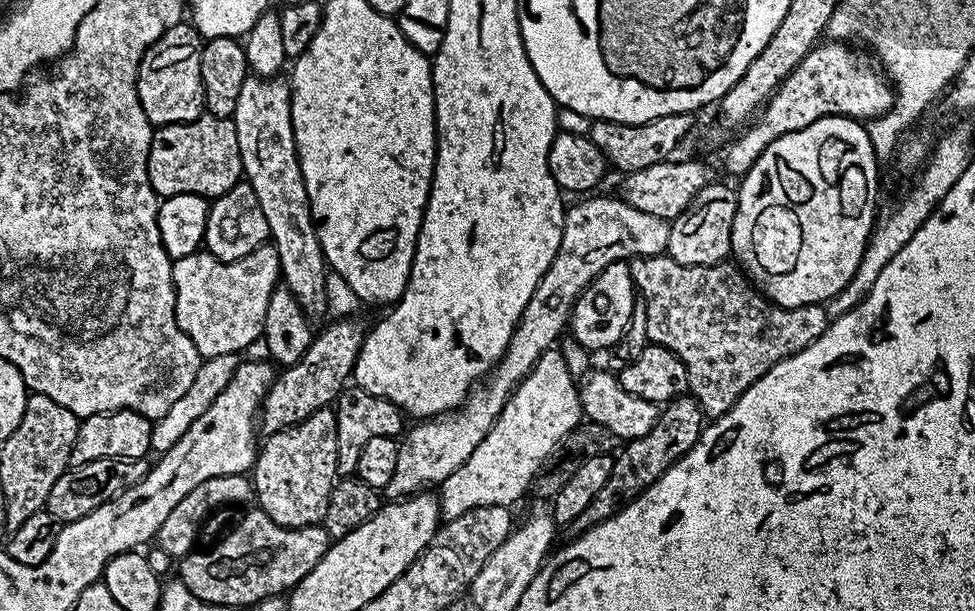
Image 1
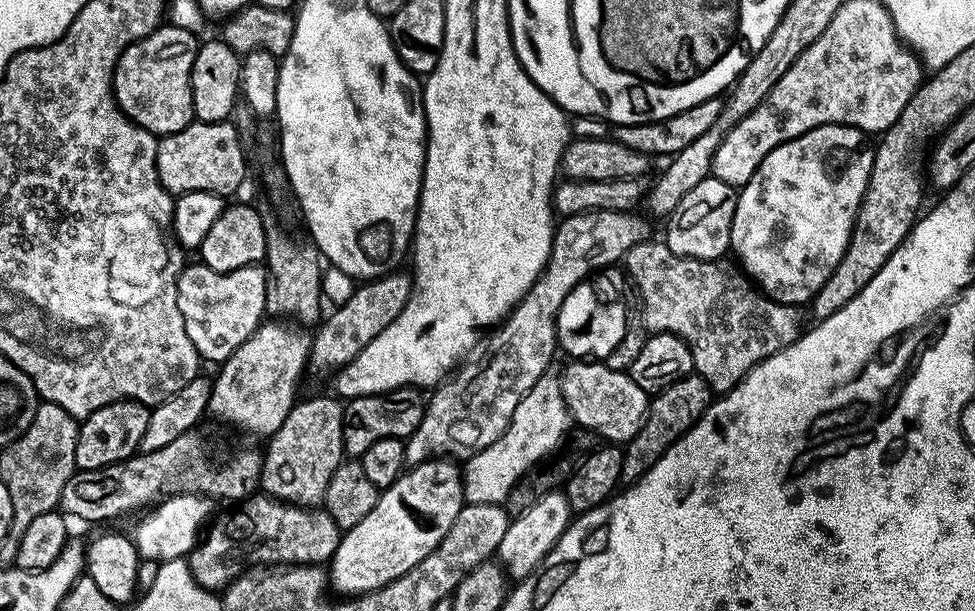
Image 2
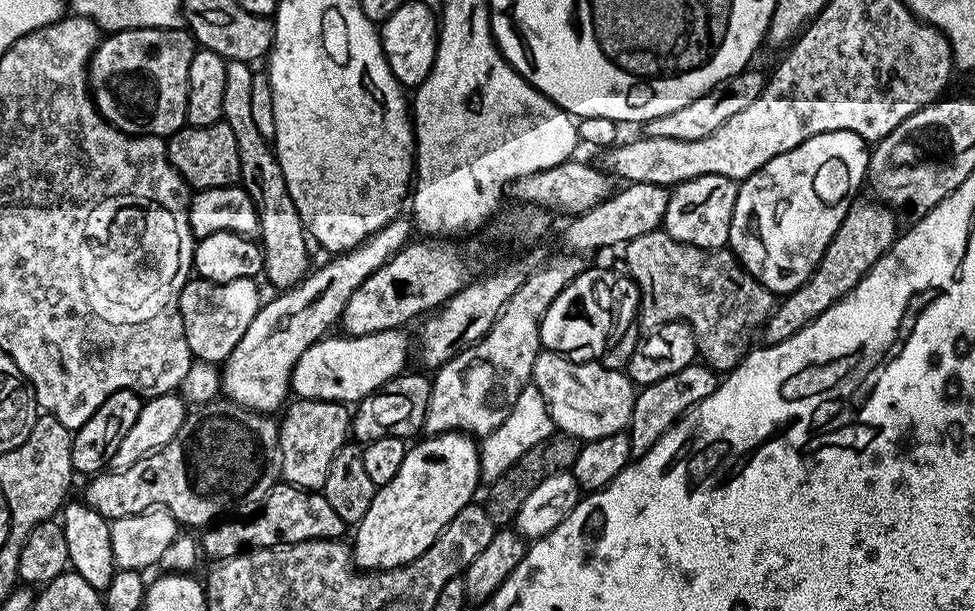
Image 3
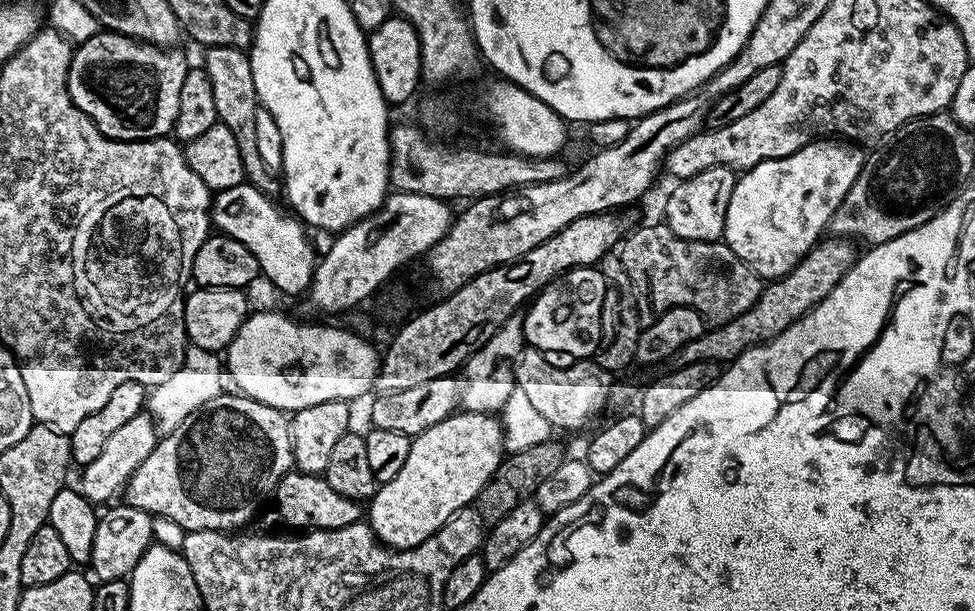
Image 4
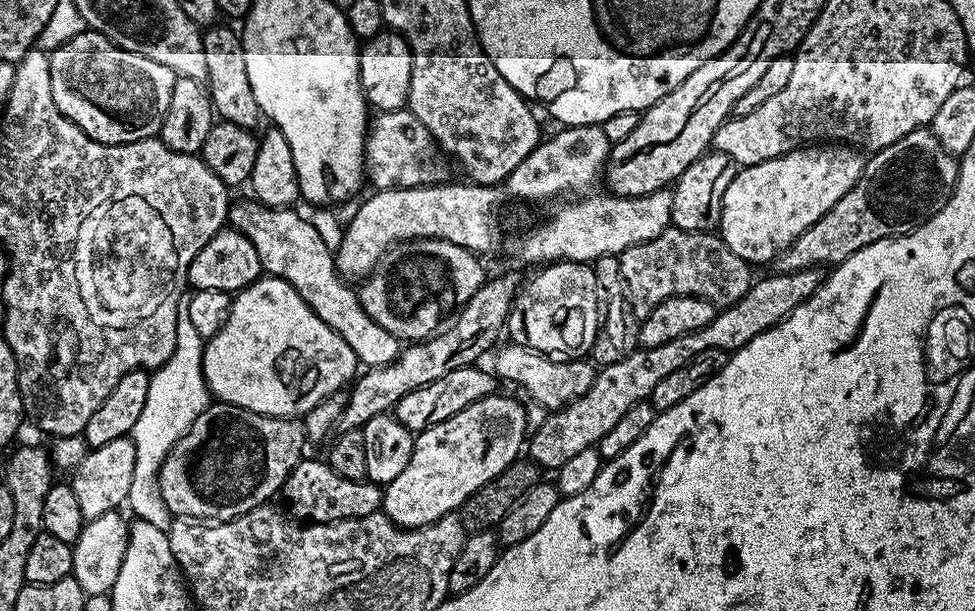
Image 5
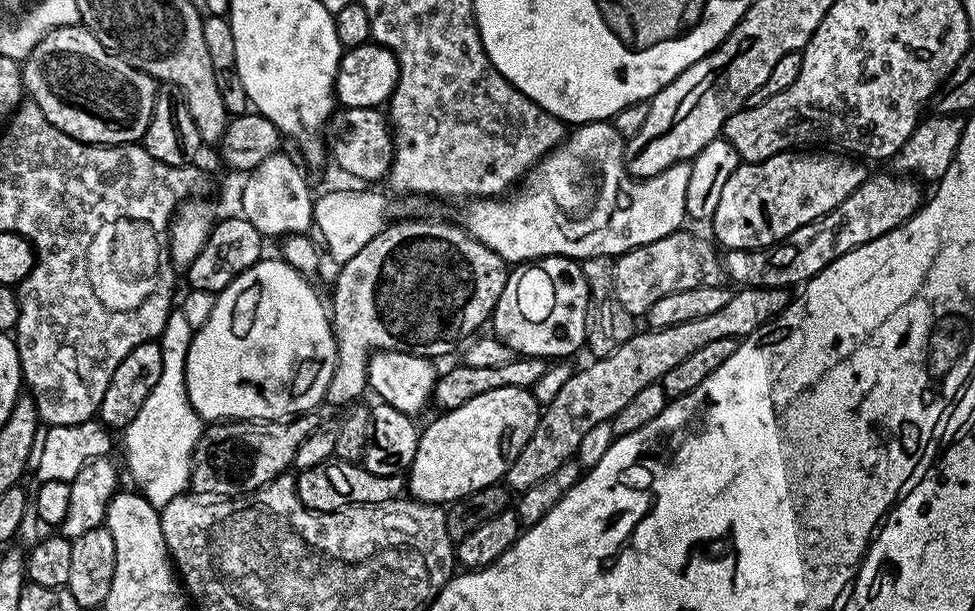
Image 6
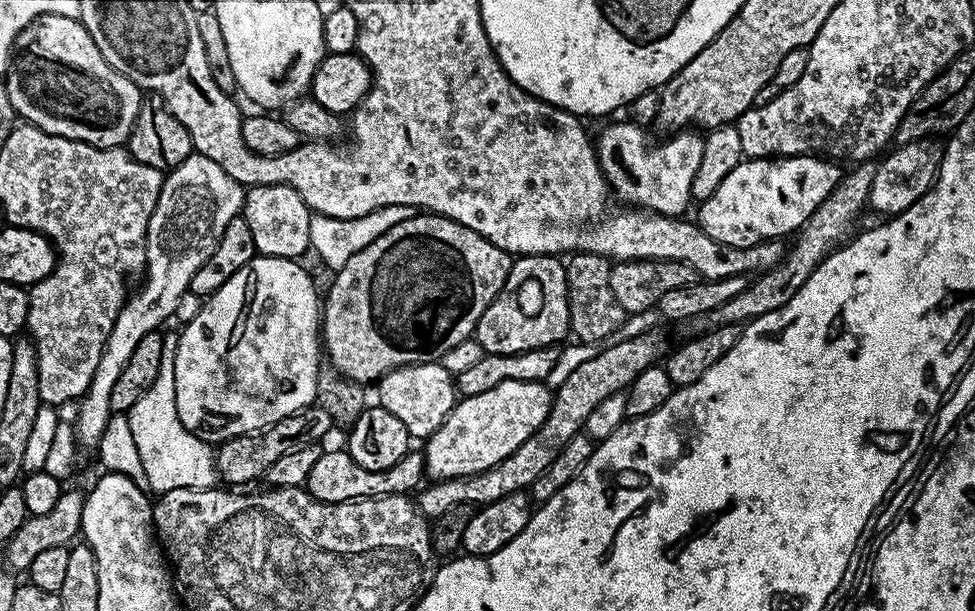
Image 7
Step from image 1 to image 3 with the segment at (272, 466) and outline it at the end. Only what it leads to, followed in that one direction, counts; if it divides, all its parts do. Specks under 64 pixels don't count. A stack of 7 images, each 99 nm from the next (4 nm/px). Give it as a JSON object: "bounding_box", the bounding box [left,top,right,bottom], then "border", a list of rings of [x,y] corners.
{"bounding_box":[279,398,350,489],"border":[[[296,398],[283,409],[283,416],[284,420],[279,421],[282,450],[280,480],[299,488],[323,489],[326,474],[330,474],[330,462],[334,462],[334,454],[338,454],[350,436],[349,405],[338,400]]]}

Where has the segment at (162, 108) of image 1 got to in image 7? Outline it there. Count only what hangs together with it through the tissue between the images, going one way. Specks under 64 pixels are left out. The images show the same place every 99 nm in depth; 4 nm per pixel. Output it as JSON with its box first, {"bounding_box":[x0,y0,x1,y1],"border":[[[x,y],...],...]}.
{"bounding_box":[2,14,142,148],"border":[[[58,14],[37,15],[36,19],[21,28],[18,38],[14,42],[14,51],[8,61],[8,71],[6,79],[3,81],[2,87],[8,91],[10,98],[10,106],[16,112],[17,117],[21,121],[33,124],[36,128],[46,130],[46,134],[54,134],[61,136],[67,140],[77,140],[83,144],[93,144],[96,148],[119,148],[127,145],[128,136],[132,132],[132,127],[136,125],[136,119],[140,113],[142,103],[142,90],[130,78],[126,78],[126,74],[122,74],[118,70],[114,70],[114,66],[110,66],[110,62],[106,62],[106,58],[102,58],[102,50],[98,50],[98,46],[94,42],[94,38],[90,38],[90,34],[80,23],[79,19],[74,17],[60,17]]]}

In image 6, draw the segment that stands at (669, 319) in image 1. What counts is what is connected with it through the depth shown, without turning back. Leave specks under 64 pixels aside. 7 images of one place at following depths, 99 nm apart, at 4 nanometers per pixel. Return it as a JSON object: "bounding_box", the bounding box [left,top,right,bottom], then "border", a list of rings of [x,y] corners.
{"bounding_box":[612,231,725,317],"border":[[[688,231],[666,234],[666,238],[658,238],[658,242],[646,242],[646,246],[638,246],[615,257],[612,292],[629,316],[647,317],[650,306],[654,306],[654,302],[658,302],[658,298],[664,297],[665,294],[725,283],[724,262],[717,245],[711,239],[703,240]]]}

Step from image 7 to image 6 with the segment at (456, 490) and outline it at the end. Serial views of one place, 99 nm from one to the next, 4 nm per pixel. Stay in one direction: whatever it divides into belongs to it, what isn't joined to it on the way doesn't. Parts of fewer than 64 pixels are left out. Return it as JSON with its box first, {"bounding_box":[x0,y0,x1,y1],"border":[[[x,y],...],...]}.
{"bounding_box":[506,288,790,493],"border":[[[741,288],[733,291],[730,302],[721,306],[706,318],[694,318],[690,322],[678,322],[678,326],[666,326],[651,330],[637,331],[618,350],[608,356],[593,359],[584,369],[573,371],[571,378],[562,386],[554,400],[543,405],[540,421],[526,446],[514,458],[508,468],[506,484],[513,493],[530,490],[538,478],[546,478],[562,466],[562,462],[575,457],[582,438],[594,426],[612,421],[614,414],[633,400],[642,386],[663,381],[666,373],[678,362],[690,358],[702,346],[718,338],[734,338],[739,341],[754,334],[764,324],[769,324],[785,306],[790,303],[790,292],[786,288]]]}

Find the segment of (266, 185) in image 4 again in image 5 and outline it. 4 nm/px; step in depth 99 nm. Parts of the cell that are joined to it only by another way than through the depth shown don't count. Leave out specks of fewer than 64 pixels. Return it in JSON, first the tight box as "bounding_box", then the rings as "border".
{"bounding_box":[202,22,262,129],"border":[[[217,22],[202,32],[202,51],[206,54],[208,97],[212,99],[212,111],[220,120],[234,122],[243,128],[255,129],[262,120],[258,98],[250,90],[250,77],[246,74],[246,50],[241,33],[227,23]]]}

